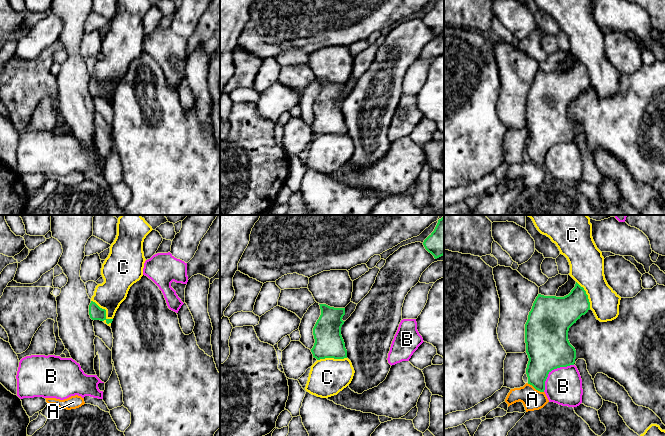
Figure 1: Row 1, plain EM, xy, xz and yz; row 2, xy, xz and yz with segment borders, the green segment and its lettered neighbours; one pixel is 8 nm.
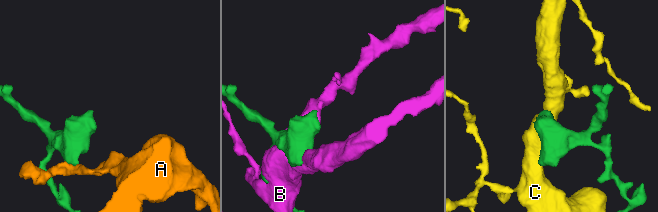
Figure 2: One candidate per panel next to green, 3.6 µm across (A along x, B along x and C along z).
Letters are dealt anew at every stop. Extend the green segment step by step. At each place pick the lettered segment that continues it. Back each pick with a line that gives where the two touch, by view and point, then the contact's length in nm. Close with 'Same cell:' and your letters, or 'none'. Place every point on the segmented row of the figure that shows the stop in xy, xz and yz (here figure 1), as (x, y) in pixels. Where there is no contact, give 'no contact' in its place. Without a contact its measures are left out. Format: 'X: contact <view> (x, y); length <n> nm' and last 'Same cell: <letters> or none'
Same cell: none

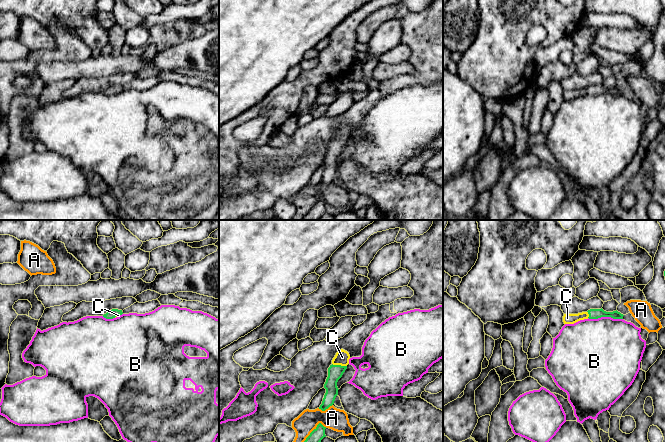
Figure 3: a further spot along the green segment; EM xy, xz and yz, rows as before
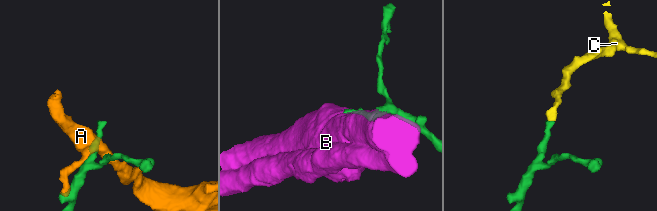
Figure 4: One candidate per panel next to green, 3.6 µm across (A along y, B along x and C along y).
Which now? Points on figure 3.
C: contact xz (339, 365); length 120 nm
Same cell: C

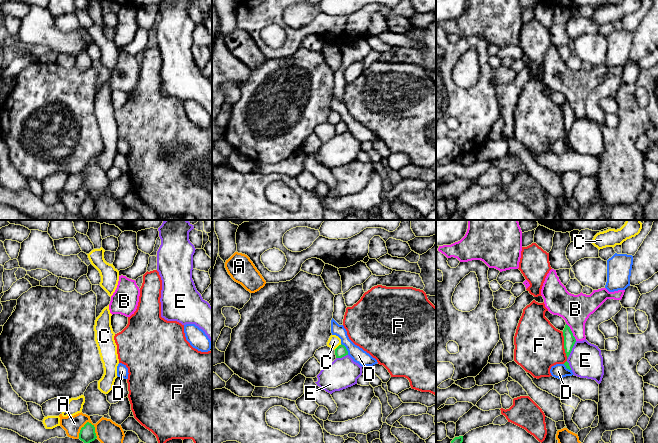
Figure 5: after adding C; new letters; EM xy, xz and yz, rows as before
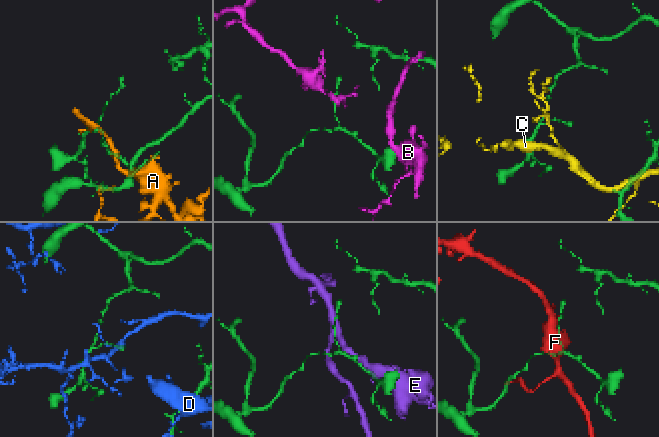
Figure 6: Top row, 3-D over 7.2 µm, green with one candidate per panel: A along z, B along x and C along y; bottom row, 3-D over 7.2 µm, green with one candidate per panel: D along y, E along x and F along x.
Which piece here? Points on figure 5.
Same cell: none

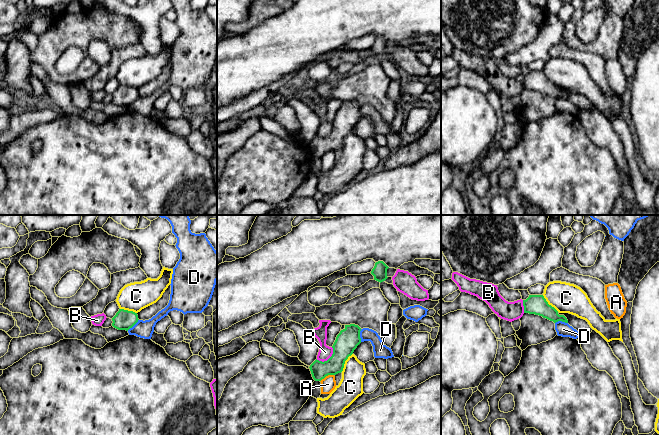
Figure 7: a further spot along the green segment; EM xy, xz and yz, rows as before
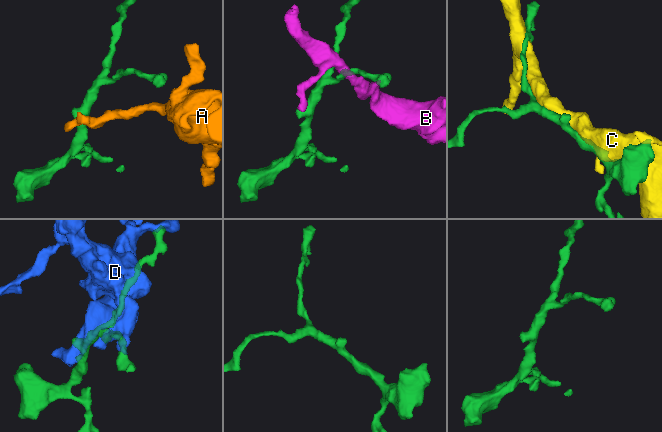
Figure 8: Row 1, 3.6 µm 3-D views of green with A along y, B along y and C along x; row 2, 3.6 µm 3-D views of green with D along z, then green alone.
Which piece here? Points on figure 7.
Same cell: none

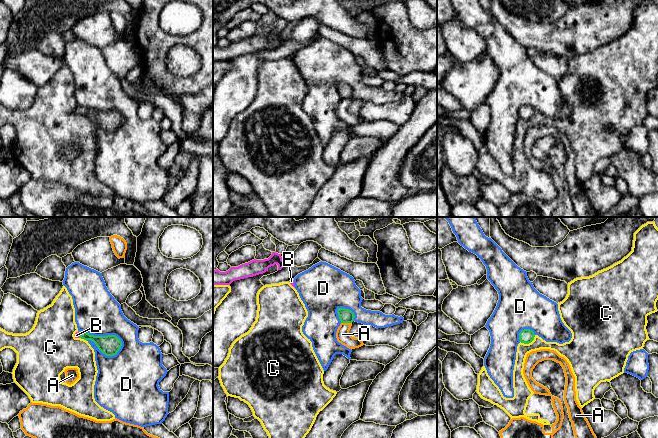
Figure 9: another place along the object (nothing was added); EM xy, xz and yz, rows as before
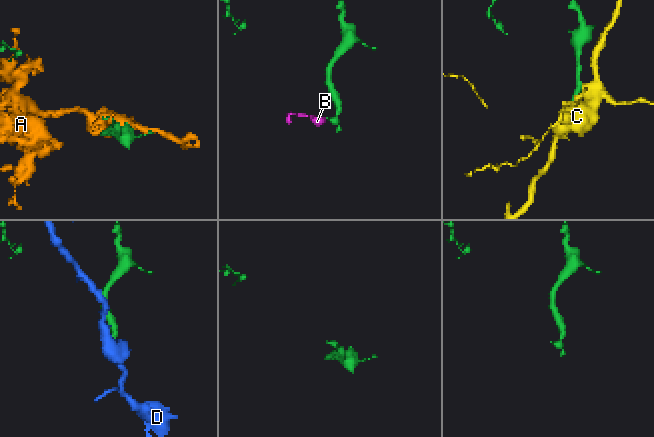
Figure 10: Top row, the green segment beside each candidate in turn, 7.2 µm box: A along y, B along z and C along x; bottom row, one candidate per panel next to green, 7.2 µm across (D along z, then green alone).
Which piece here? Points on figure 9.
B: contact xy (79, 334); length 60 nm
Same cell: B

